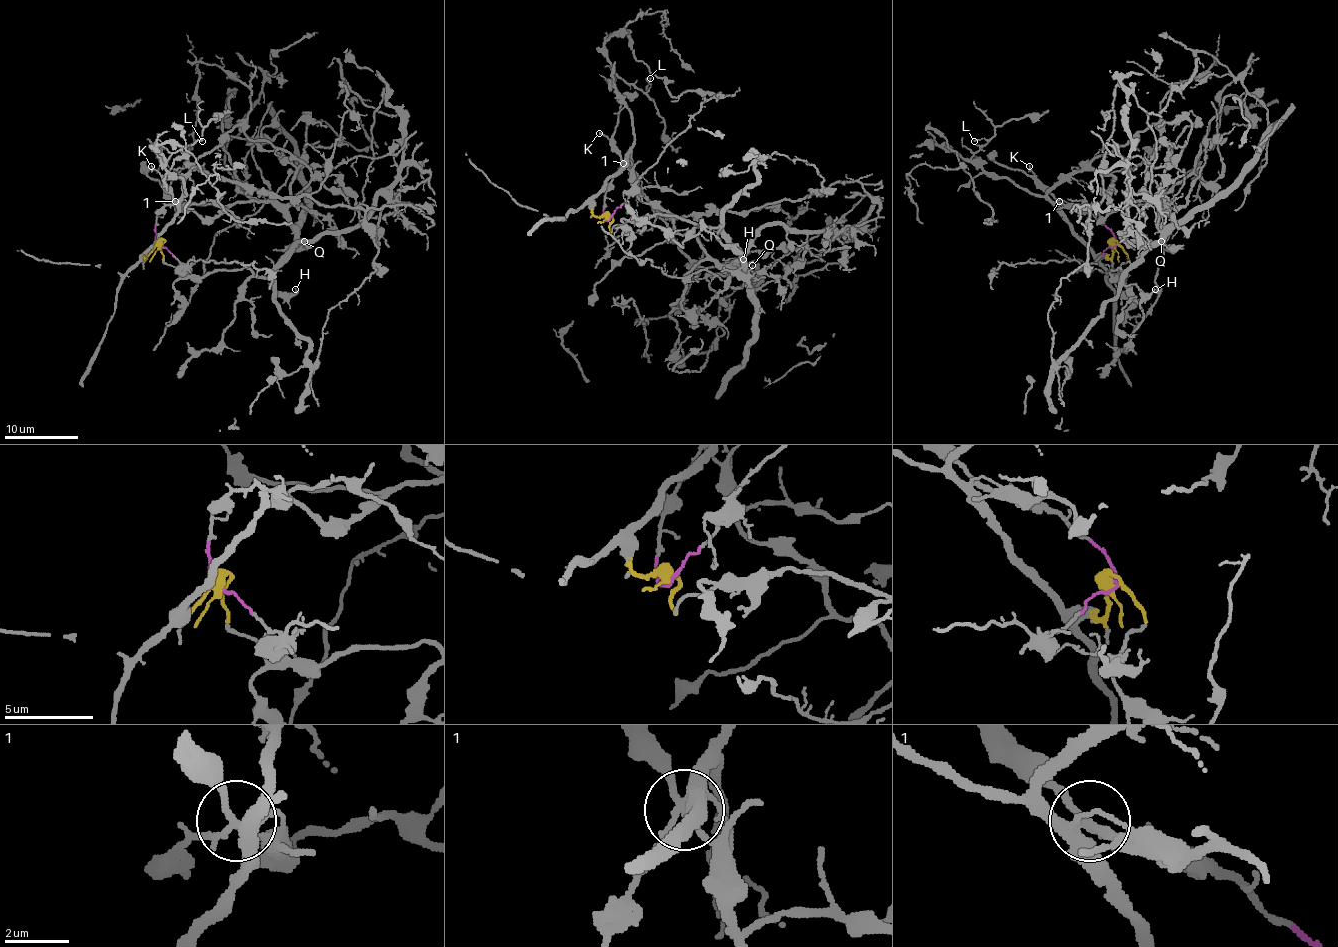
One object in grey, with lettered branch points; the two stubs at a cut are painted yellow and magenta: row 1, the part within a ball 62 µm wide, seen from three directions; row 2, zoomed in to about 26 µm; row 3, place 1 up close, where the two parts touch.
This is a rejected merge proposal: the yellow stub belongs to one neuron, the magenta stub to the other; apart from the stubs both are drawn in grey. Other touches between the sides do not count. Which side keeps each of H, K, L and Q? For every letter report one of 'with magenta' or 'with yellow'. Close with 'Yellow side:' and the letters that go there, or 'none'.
H: with yellow
K: with yellow
L: with magenta
Q: with yellow
Yellow side: H, K, Q

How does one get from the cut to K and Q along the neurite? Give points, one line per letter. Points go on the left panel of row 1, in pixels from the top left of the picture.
K: (160, 244), (180, 276), (248, 268), (266, 277), (294, 226), (270, 202), (200, 217), (151, 165)
Q: (160, 244), (163, 259), (180, 276), (204, 277), (248, 268), (266, 277), (294, 243), (296, 248), (303, 241)

